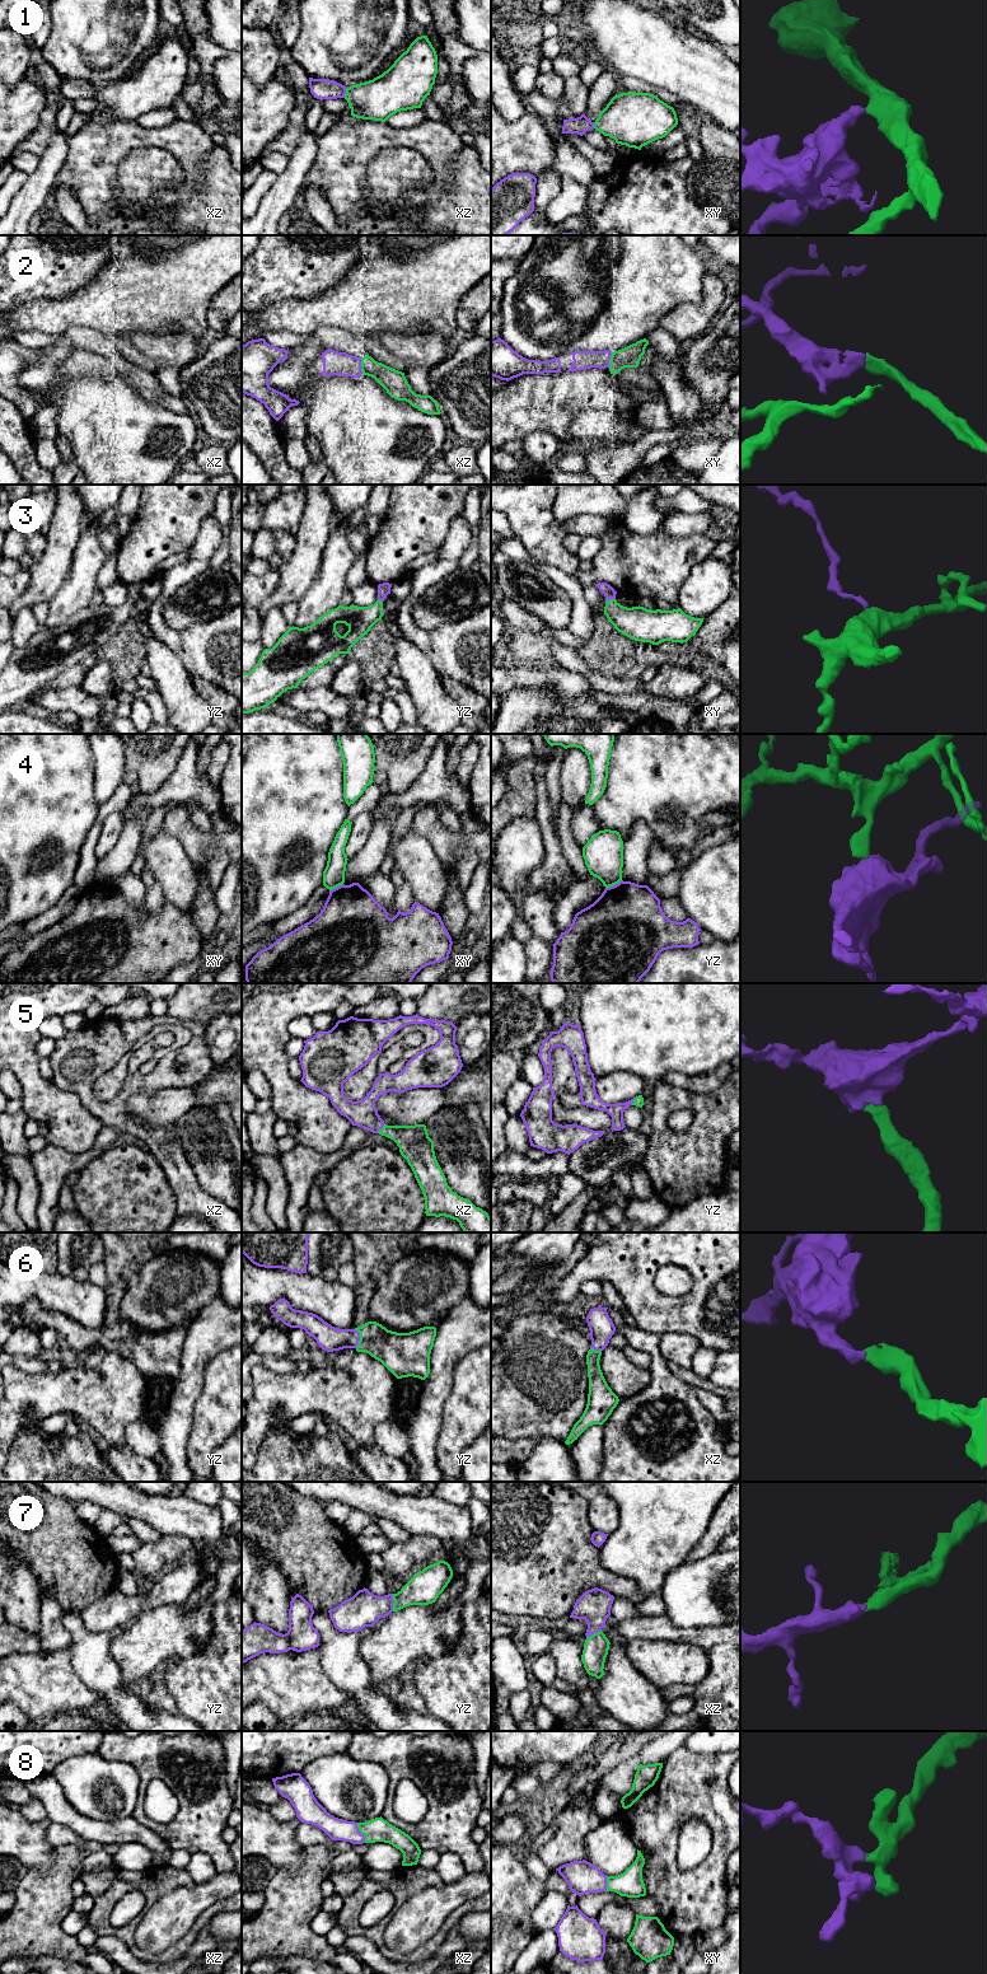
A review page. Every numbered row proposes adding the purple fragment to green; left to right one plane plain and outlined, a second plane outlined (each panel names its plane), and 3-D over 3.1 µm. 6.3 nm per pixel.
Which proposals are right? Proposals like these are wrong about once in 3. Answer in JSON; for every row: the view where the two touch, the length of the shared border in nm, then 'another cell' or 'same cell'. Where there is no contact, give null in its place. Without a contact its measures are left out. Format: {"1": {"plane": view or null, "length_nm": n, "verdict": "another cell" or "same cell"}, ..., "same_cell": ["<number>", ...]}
{"1": {"plane": "xz", "length_nm": 70, "verdict": "same cell"}, "2": {"plane": "xz", "length_nm": 110, "verdict": "same cell"}, "3": {"plane": "xy", "length_nm": 70, "verdict": "same cell"}, "4": {"plane": "yz", "length_nm": 120, "verdict": "another cell"}, "5": {"plane": "xz", "length_nm": 80, "verdict": "same cell"}, "6": {"plane": "yz", "length_nm": 120, "verdict": "same cell"}, "7": {"plane": "yz", "length_nm": 110, "verdict": "same cell"}, "8": {"plane": "xz", "length_nm": 140, "verdict": "same cell"}, "same_cell": ["1", "2", "3", "5", "6", "7", "8"]}

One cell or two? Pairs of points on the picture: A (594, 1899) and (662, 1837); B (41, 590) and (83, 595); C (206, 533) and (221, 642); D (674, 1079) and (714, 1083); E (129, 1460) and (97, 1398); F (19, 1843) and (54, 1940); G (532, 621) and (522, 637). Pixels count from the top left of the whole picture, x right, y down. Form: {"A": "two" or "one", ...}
{"A": "two", "B": "two", "C": "one", "D": "one", "E": "two", "F": "two", "G": "two"}

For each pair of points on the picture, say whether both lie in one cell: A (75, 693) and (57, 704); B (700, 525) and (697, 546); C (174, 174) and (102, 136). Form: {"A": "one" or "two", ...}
{"A": "one", "B": "two", "C": "two"}

